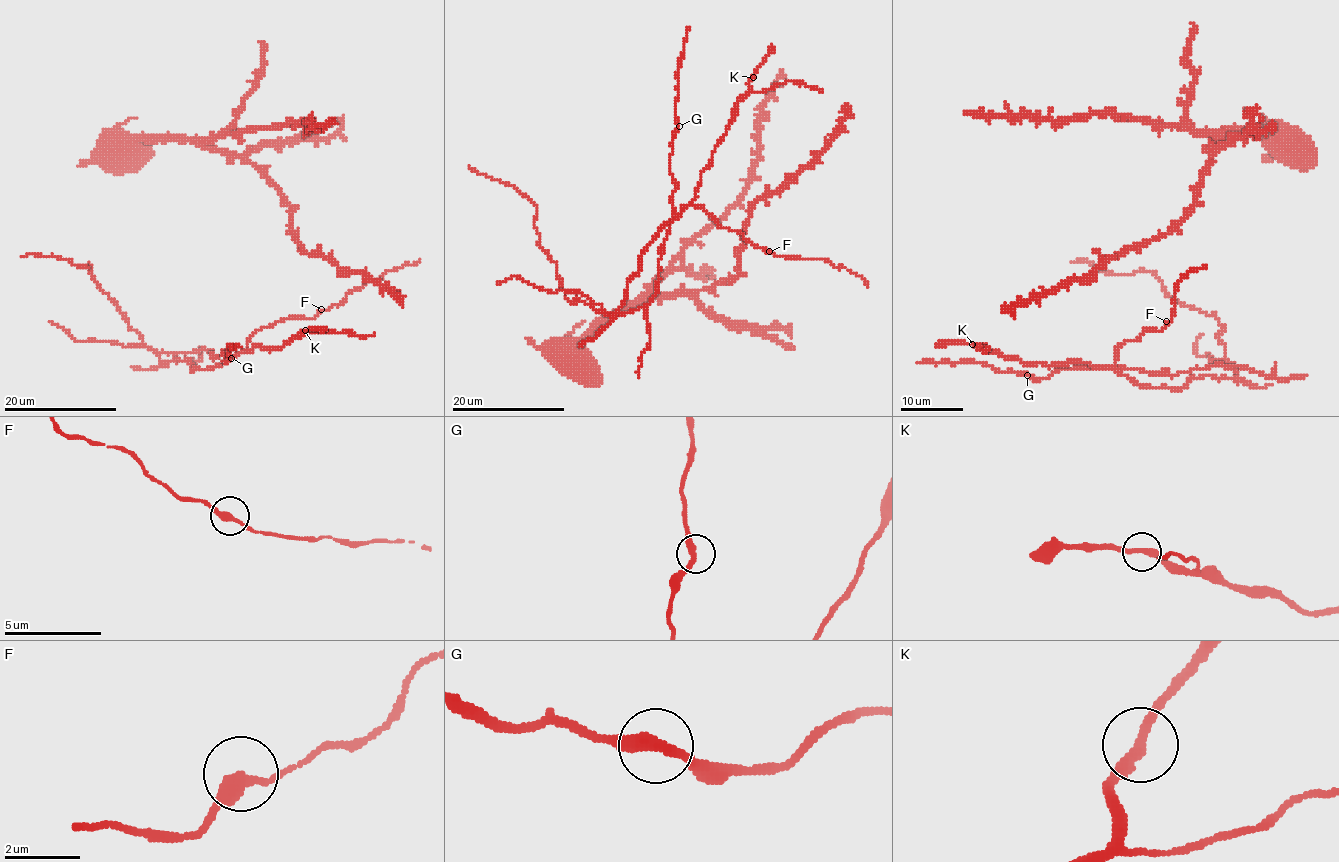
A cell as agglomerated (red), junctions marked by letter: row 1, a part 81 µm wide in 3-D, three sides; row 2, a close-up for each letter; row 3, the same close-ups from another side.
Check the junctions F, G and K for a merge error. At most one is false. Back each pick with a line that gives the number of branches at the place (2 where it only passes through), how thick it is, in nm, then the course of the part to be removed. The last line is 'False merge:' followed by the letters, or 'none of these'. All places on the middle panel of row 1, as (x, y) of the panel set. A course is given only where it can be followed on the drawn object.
False merge: none of these

